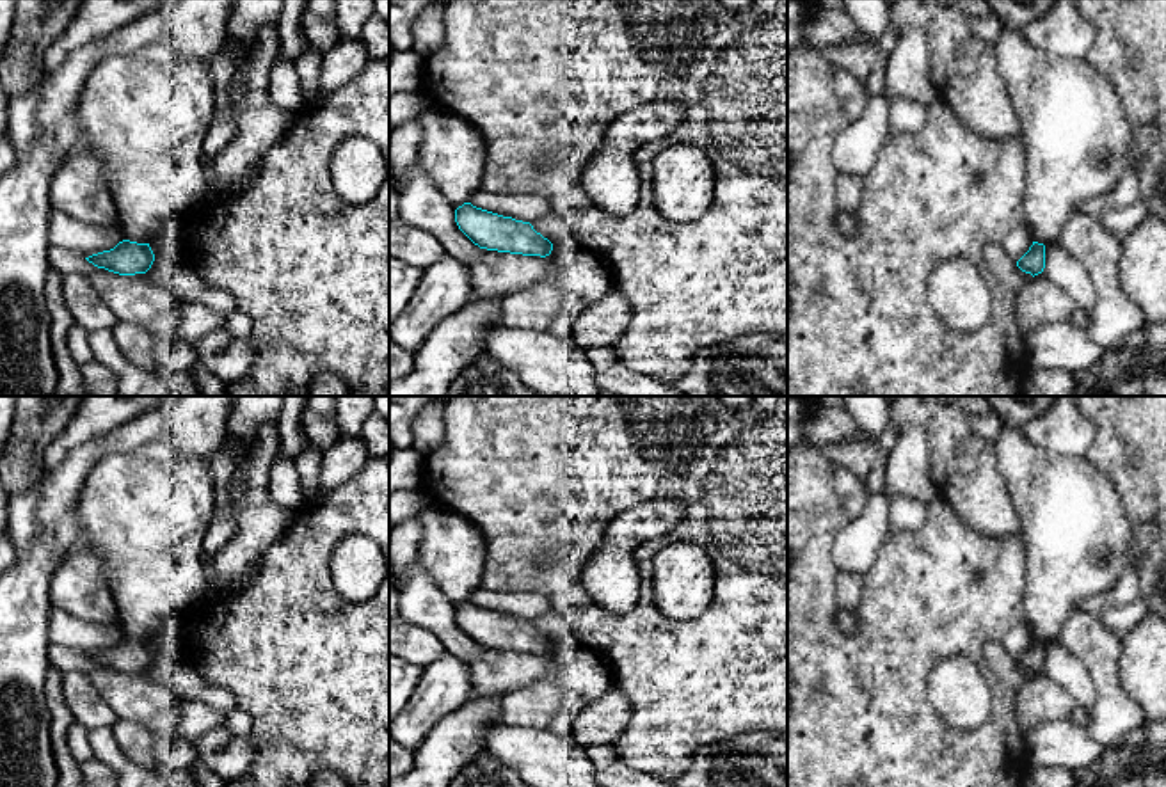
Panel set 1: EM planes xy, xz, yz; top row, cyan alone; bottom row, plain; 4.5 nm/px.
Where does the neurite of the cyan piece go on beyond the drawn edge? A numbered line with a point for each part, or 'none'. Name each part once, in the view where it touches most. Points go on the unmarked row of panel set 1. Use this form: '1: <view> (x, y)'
none

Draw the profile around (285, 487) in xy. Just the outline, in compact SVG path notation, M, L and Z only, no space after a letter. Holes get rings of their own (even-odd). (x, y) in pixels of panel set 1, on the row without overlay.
M286 457L274 460L268 492L277 506L295 513L302 510L302 485L293 460Z

